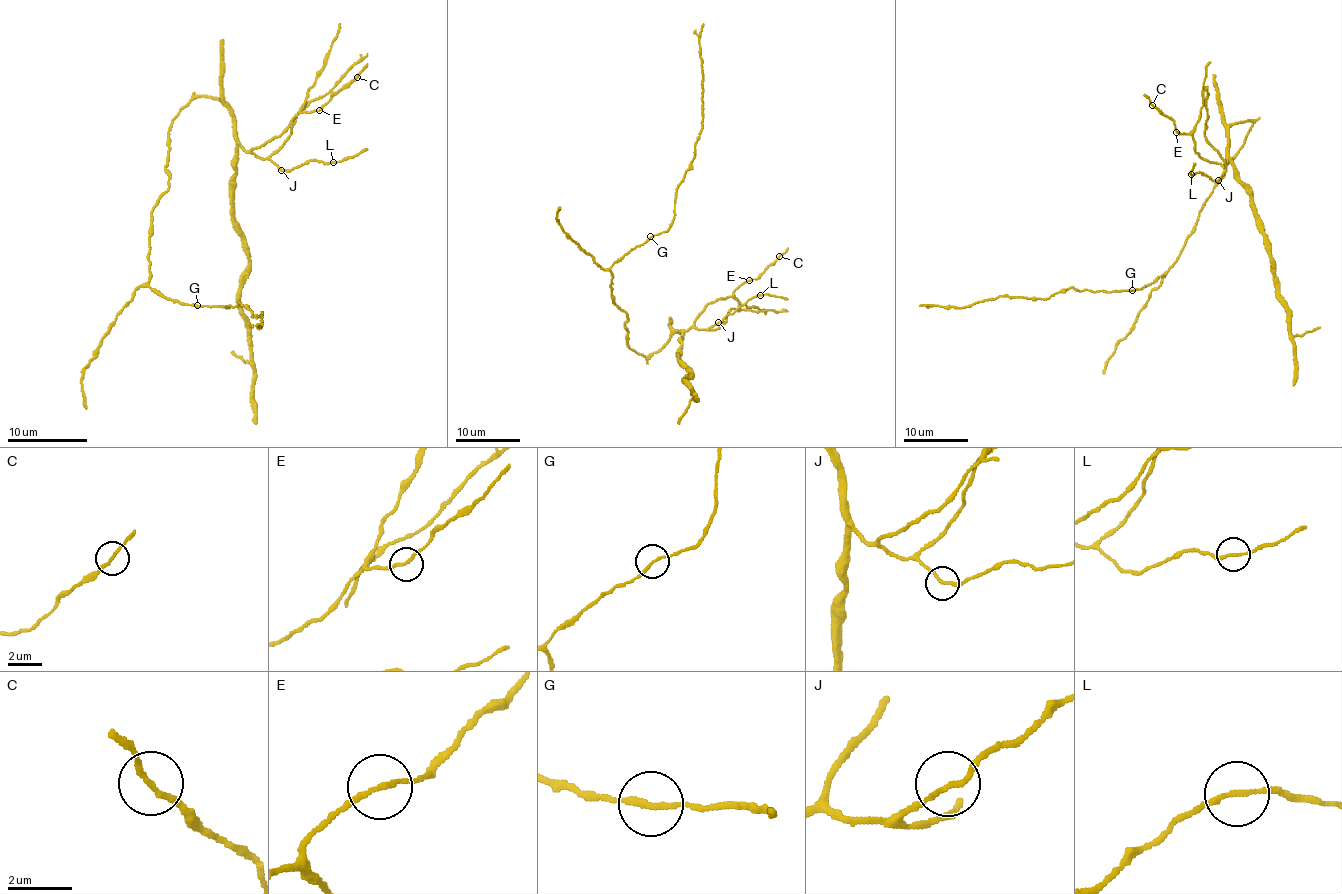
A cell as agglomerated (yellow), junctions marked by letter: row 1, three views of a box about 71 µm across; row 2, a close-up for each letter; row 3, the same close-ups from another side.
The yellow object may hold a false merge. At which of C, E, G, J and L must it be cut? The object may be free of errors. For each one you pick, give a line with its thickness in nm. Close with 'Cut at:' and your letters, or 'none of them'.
Cut at: none of them

